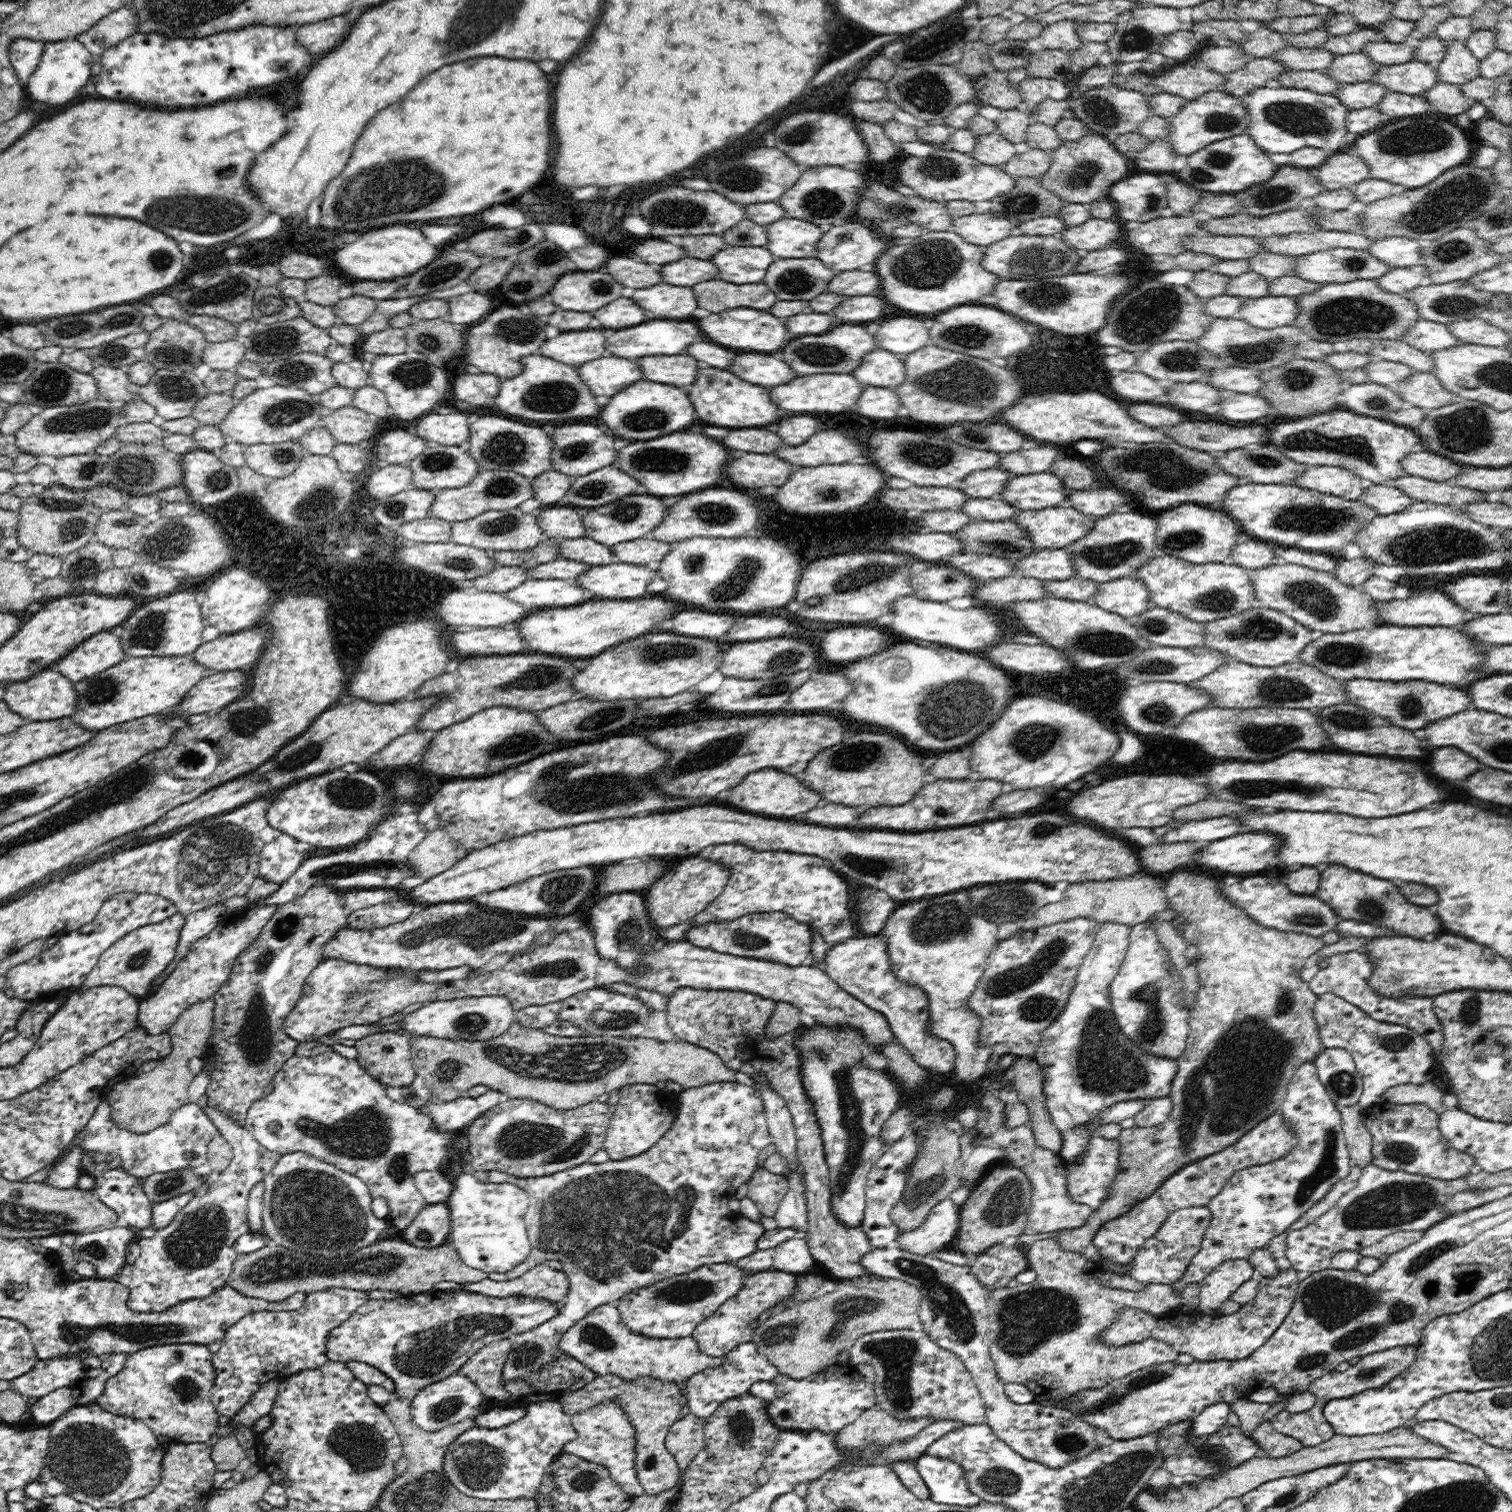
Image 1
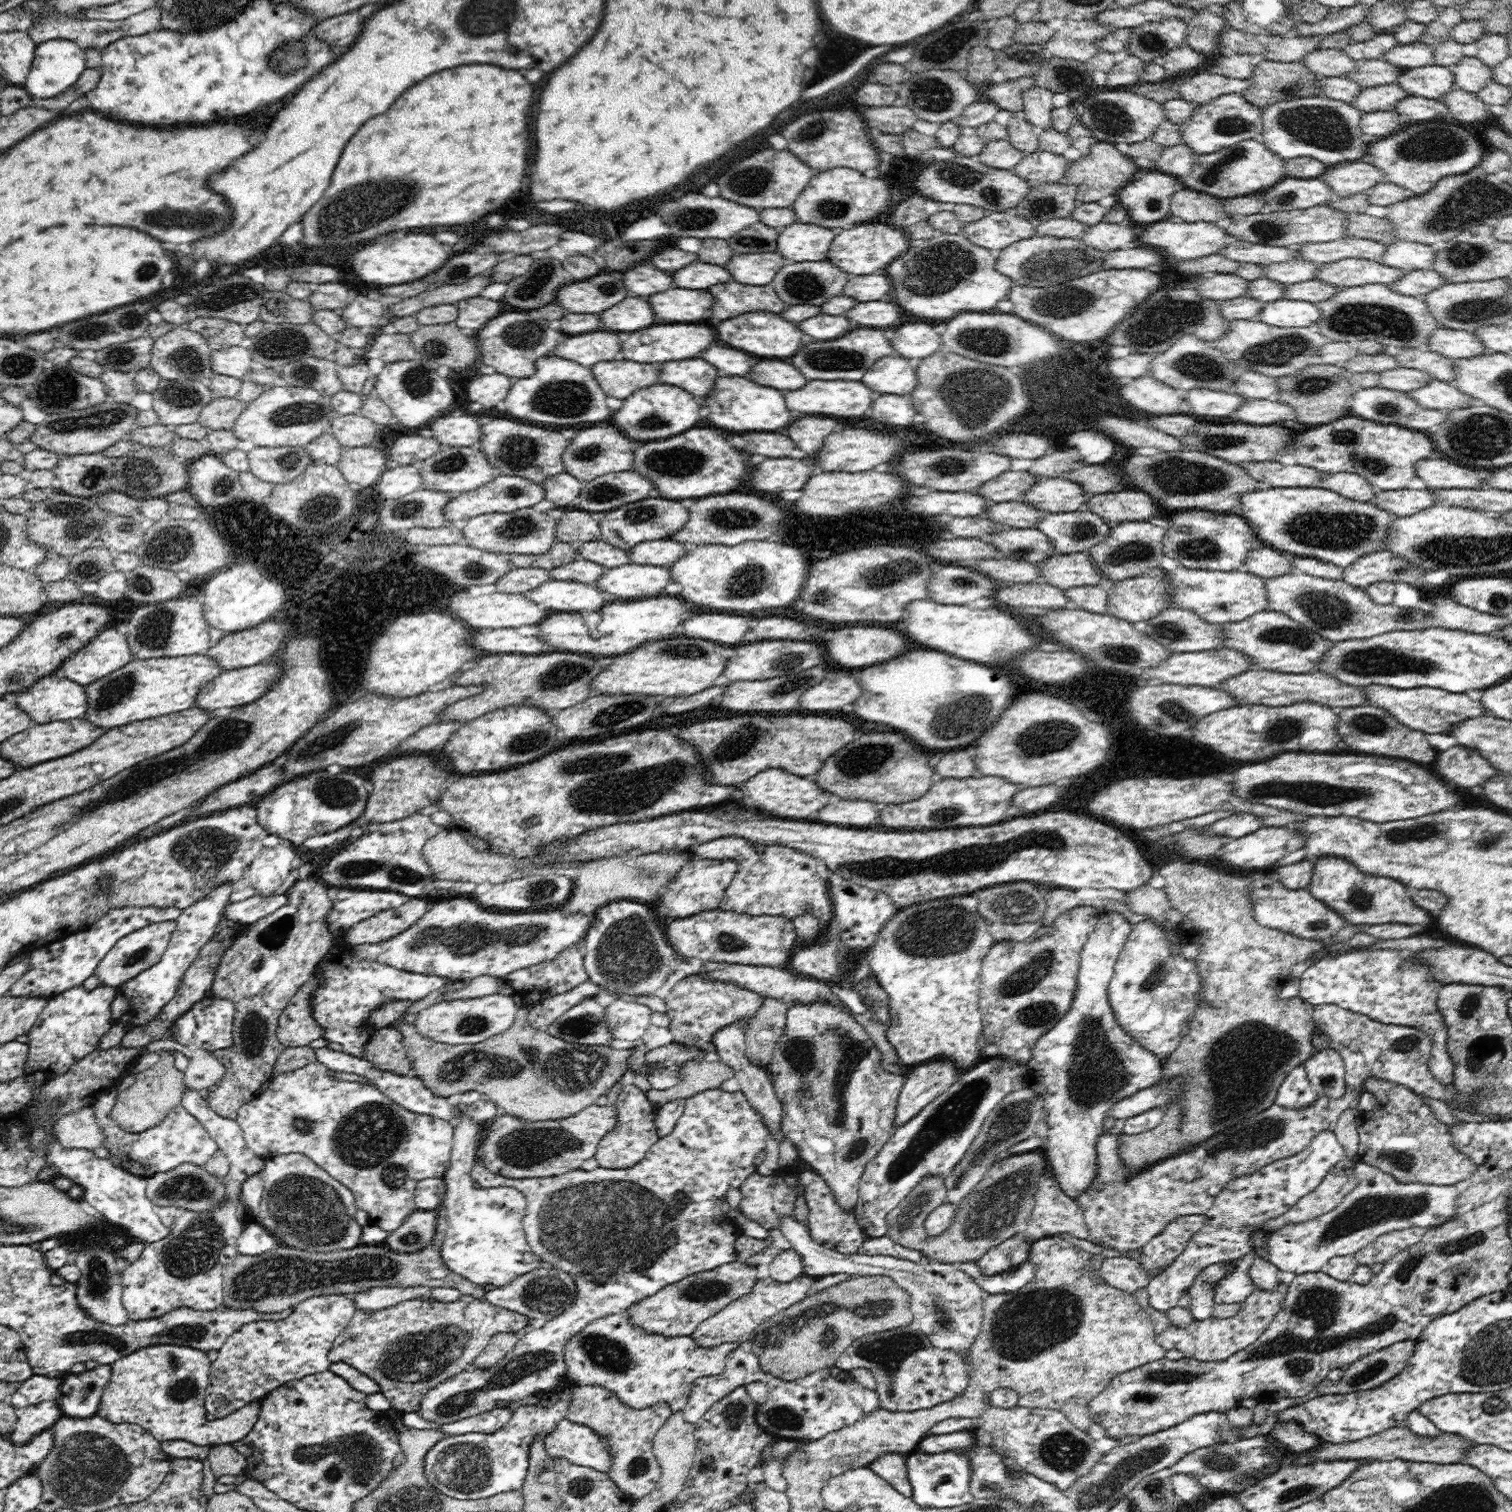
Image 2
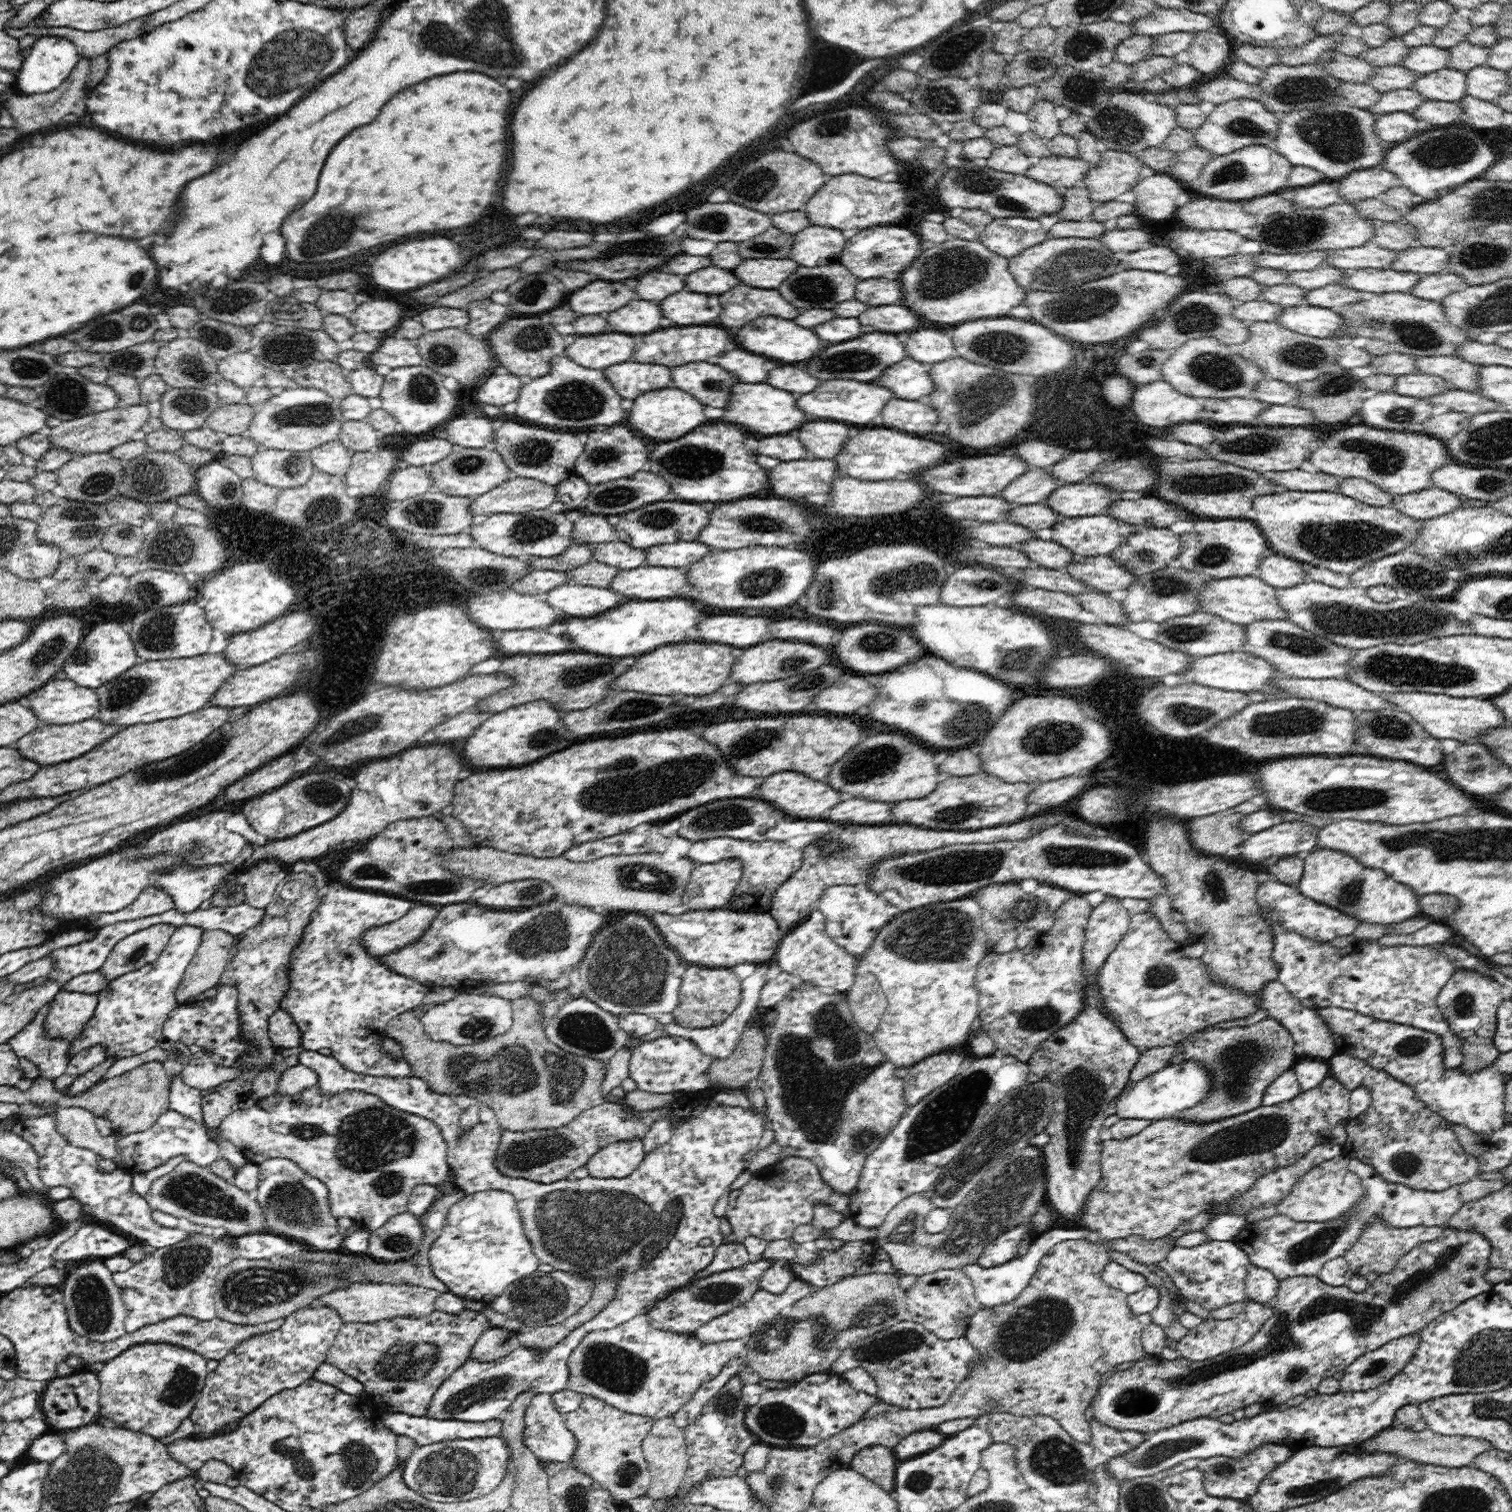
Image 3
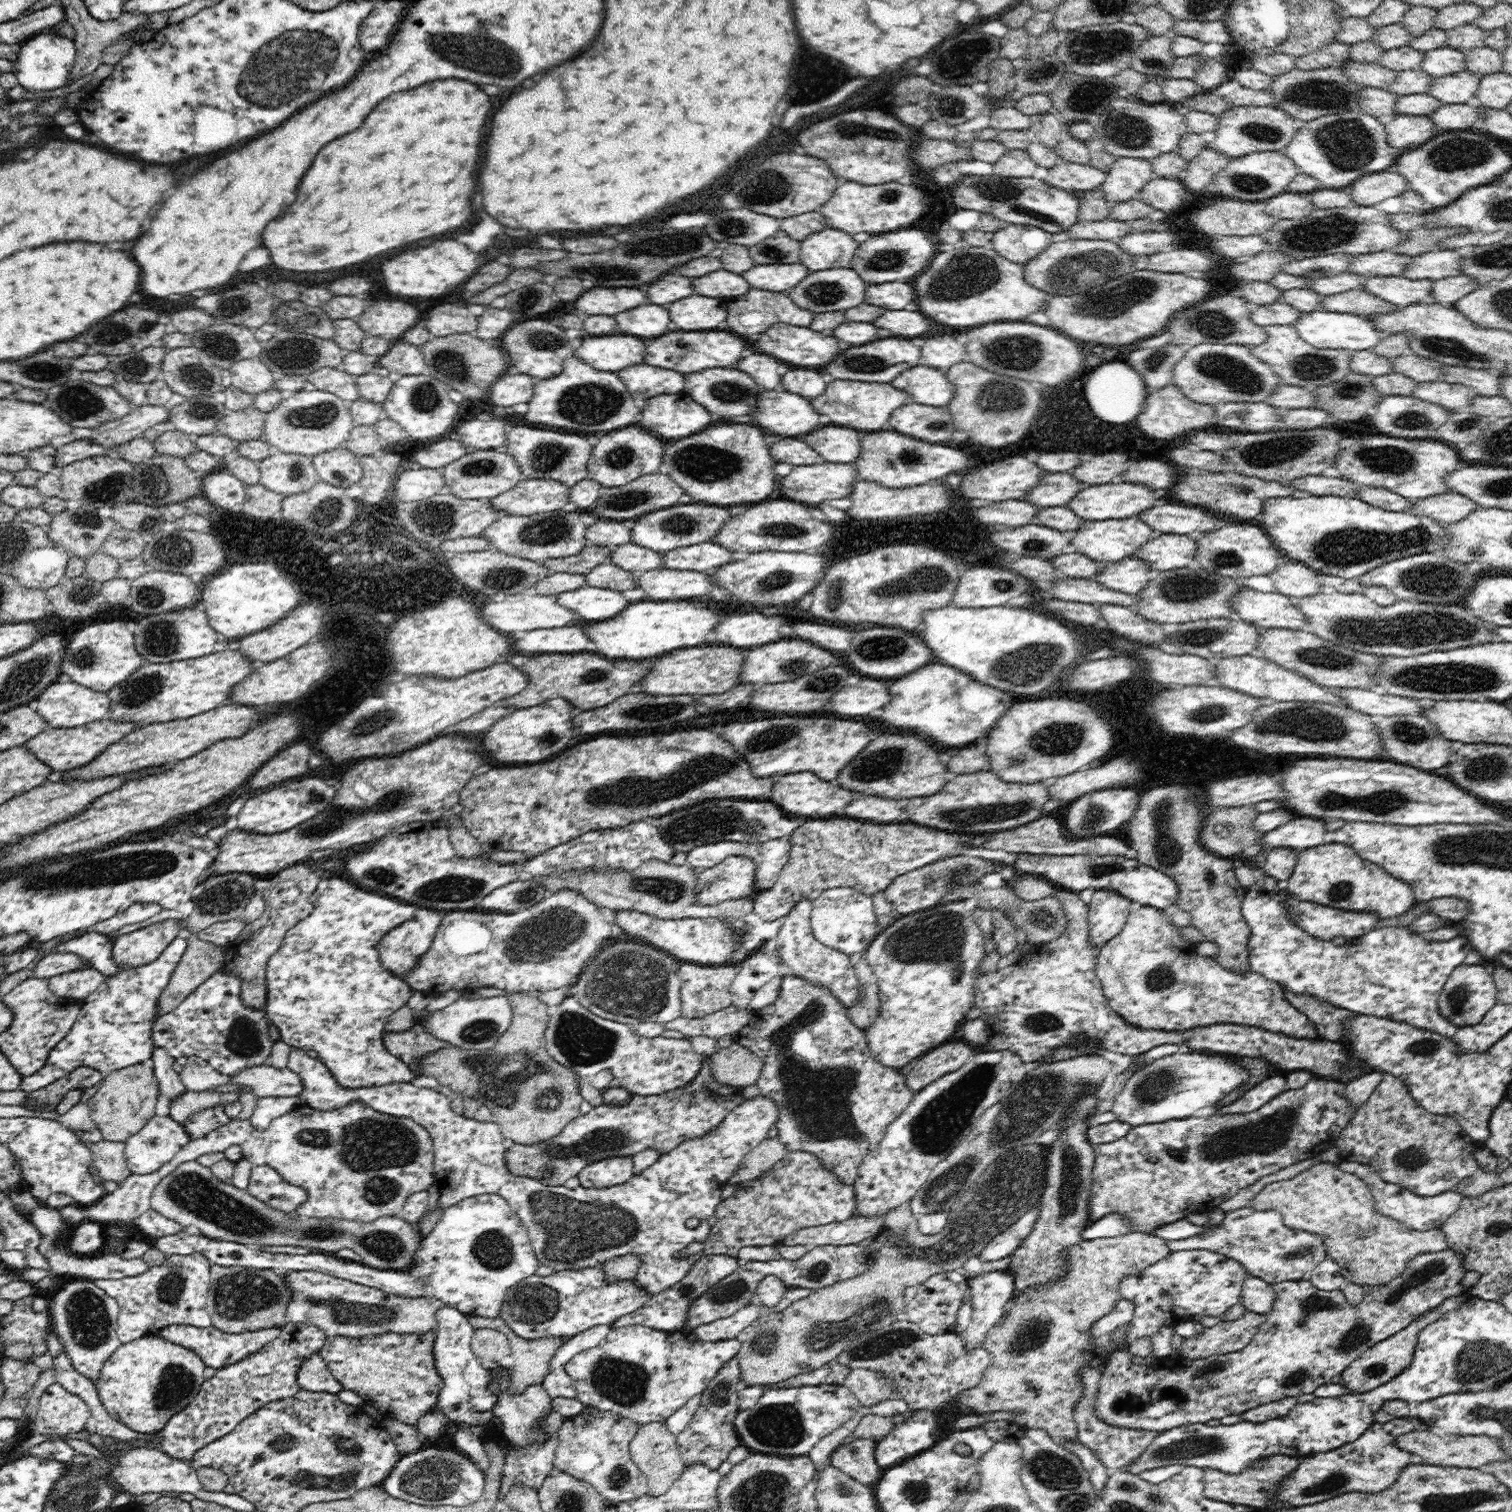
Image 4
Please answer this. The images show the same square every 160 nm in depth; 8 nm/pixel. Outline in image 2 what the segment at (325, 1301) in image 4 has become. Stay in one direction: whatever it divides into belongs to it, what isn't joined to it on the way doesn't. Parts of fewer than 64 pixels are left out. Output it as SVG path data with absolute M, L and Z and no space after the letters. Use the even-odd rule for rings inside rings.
M372 1286L368 1290L352 1292L346 1295L346 1297L350 1297L354 1301L356 1310L366 1311L366 1313L381 1311L396 1306L399 1302L414 1299L430 1301L431 1296L432 1288L428 1286Z

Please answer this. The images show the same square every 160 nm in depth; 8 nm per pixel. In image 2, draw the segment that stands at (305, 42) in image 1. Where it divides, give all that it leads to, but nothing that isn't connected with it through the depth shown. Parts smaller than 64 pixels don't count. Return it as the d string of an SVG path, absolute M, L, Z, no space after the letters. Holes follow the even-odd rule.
M358 10L328 20L319 20L316 26L316 37L342 52L342 46L350 46L358 38L362 30L362 22L364 20L360 18Z

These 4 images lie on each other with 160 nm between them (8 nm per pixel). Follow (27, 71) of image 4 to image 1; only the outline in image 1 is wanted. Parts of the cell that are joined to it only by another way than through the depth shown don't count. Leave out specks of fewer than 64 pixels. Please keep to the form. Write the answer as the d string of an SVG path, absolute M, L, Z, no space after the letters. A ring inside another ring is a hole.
M67 39L46 43L36 70L24 85L28 99L38 103L64 104L76 98L78 90L82 90L87 85L86 82L89 82L95 60L96 56L92 55L78 40Z

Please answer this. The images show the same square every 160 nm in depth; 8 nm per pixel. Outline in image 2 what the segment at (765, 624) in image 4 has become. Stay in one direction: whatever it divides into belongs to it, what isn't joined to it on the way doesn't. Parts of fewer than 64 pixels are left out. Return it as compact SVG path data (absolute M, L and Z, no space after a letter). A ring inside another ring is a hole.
M695 614L682 624L685 636L702 640L720 642L720 644L742 644L750 640L750 630L755 620L746 616L730 614Z

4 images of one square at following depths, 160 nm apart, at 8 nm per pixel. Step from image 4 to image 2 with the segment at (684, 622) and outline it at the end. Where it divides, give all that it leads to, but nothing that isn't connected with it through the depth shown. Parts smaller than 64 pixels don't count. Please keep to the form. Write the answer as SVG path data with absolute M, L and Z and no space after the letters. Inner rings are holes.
M662 594L660 598L646 598L646 600L636 599L630 600L612 600L606 603L600 612L596 613L568 613L553 612L550 618L545 618L540 624L540 632L542 632L542 640L556 646L562 653L582 652L582 654L600 654L600 656L614 656L614 654L626 654L636 650L638 646L646 644L646 642L654 642L654 640L666 640L666 638L674 638L681 636L681 630L676 630L676 626L684 624L684 616L690 614L688 604L689 601L683 600L679 596L670 598L671 595Z

